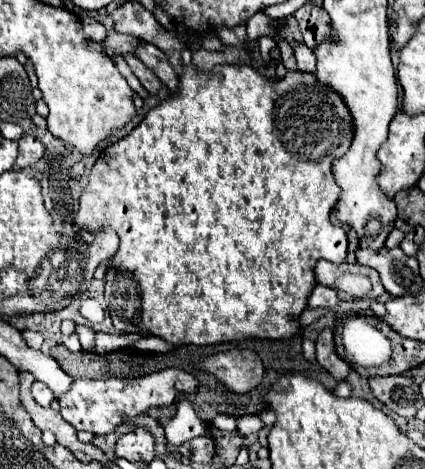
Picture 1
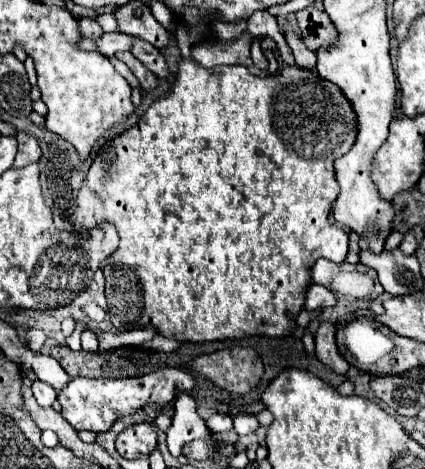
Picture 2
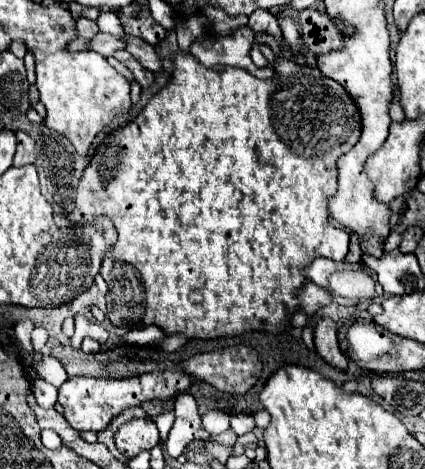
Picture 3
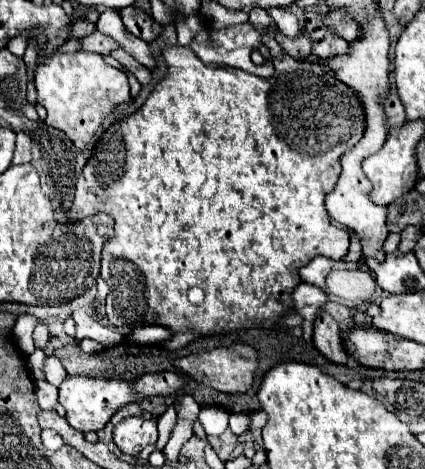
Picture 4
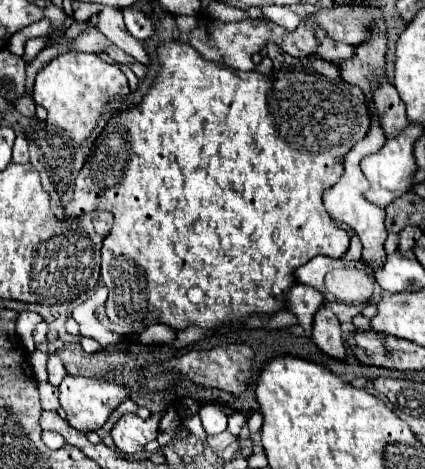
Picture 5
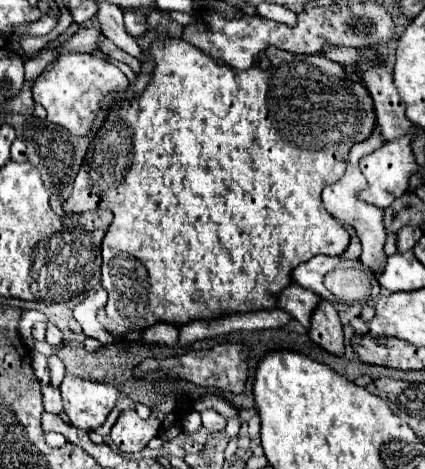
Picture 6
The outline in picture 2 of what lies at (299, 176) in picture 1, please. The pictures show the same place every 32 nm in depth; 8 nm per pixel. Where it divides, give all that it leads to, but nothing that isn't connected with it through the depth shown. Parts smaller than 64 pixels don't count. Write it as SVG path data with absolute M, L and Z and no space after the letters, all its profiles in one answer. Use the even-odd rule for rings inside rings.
M178 58L178 72L174 74L174 84L170 86L168 92L164 92L158 100L154 100L148 110L140 116L138 124L134 124L132 128L128 128L126 132L118 134L116 138L108 140L96 154L86 178L84 178L84 188L82 188L82 198L80 198L80 192L78 192L78 208L76 212L70 216L70 222L74 226L96 226L98 222L102 220L108 220L116 226L118 234L120 234L120 246L116 252L110 254L110 258L106 260L102 272L104 272L104 278L106 278L106 302L108 302L108 314L110 314L110 320L112 324L118 328L118 330L136 330L136 328L148 328L148 326L154 326L158 328L158 332L162 336L168 336L168 338L178 338L178 340L190 340L190 342L210 342L210 340L226 340L226 338L242 338L242 336L252 336L252 334L262 334L262 336L284 336L288 334L292 328L294 328L294 318L296 314L302 310L302 304L304 304L304 288L308 286L310 282L310 276L308 276L308 270L310 266L318 260L318 258L328 258L332 262L344 262L346 258L346 252L348 252L348 232L344 228L338 228L338 226L332 226L328 216L330 216L330 204L332 200L338 196L338 182L336 182L336 172L334 172L334 160L340 158L342 154L346 154L352 144L356 142L356 136L358 136L358 120L356 120L356 112L350 104L350 100L344 96L344 92L332 84L330 80L322 80L318 76L318 70L308 70L308 68L300 68L300 66L288 66L288 64L282 64L282 70L278 70L276 74L264 78L264 80L258 80L258 76L250 74L248 68L244 66L234 66L230 68L230 74L216 74L212 70L206 70L202 68L198 62L194 62L192 58Z

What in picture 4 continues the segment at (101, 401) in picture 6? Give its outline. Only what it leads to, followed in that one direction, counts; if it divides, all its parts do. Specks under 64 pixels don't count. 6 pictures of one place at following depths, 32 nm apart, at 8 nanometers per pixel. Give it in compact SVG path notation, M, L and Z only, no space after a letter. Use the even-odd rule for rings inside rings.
M162 372L162 374L146 374L138 382L128 384L120 380L104 380L104 378L84 378L84 376L68 376L60 384L60 404L66 410L66 420L72 428L80 432L98 432L104 428L104 424L110 420L110 416L124 404L136 402L138 398L144 396L156 396L156 394L172 394L178 388L184 386L184 378L176 372Z

